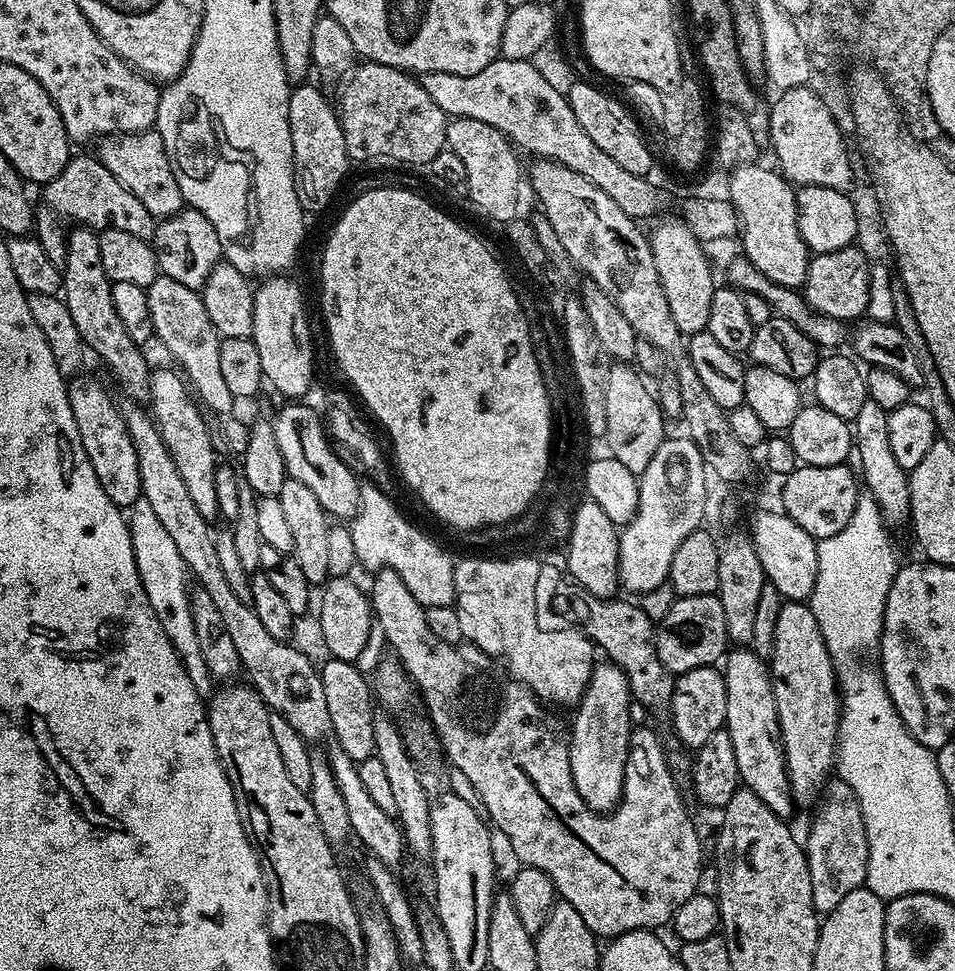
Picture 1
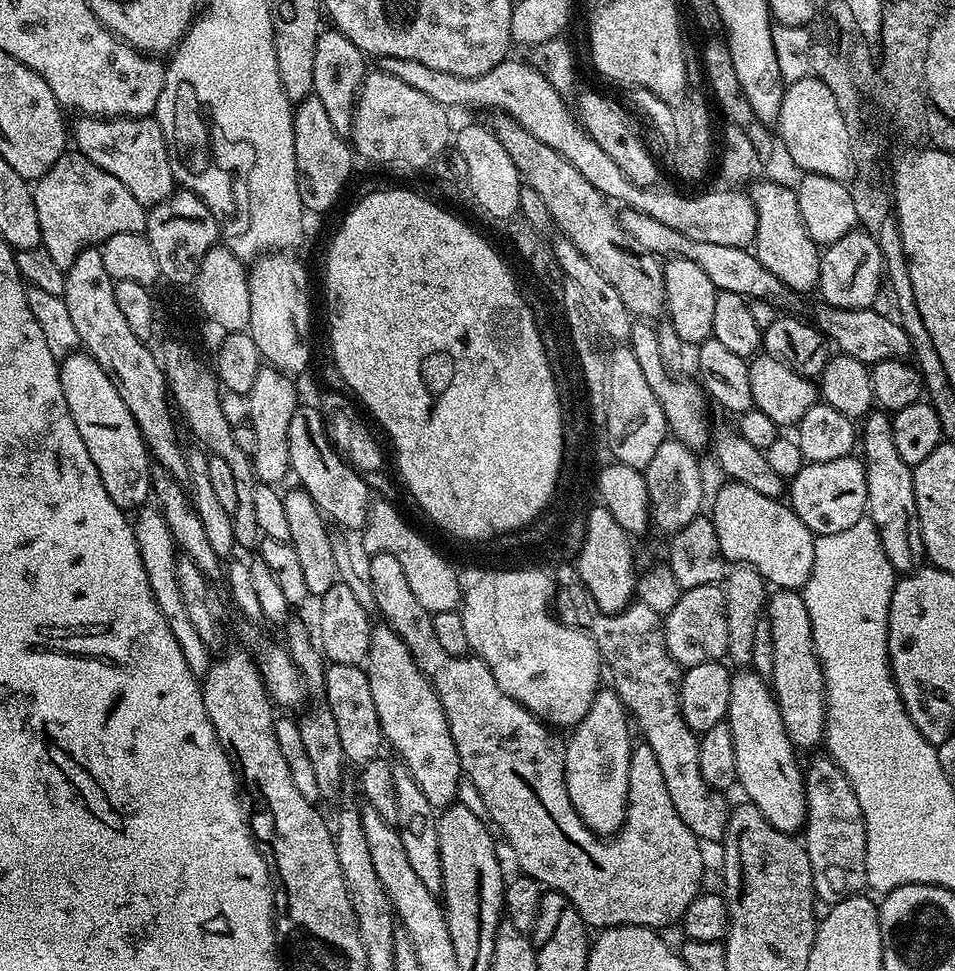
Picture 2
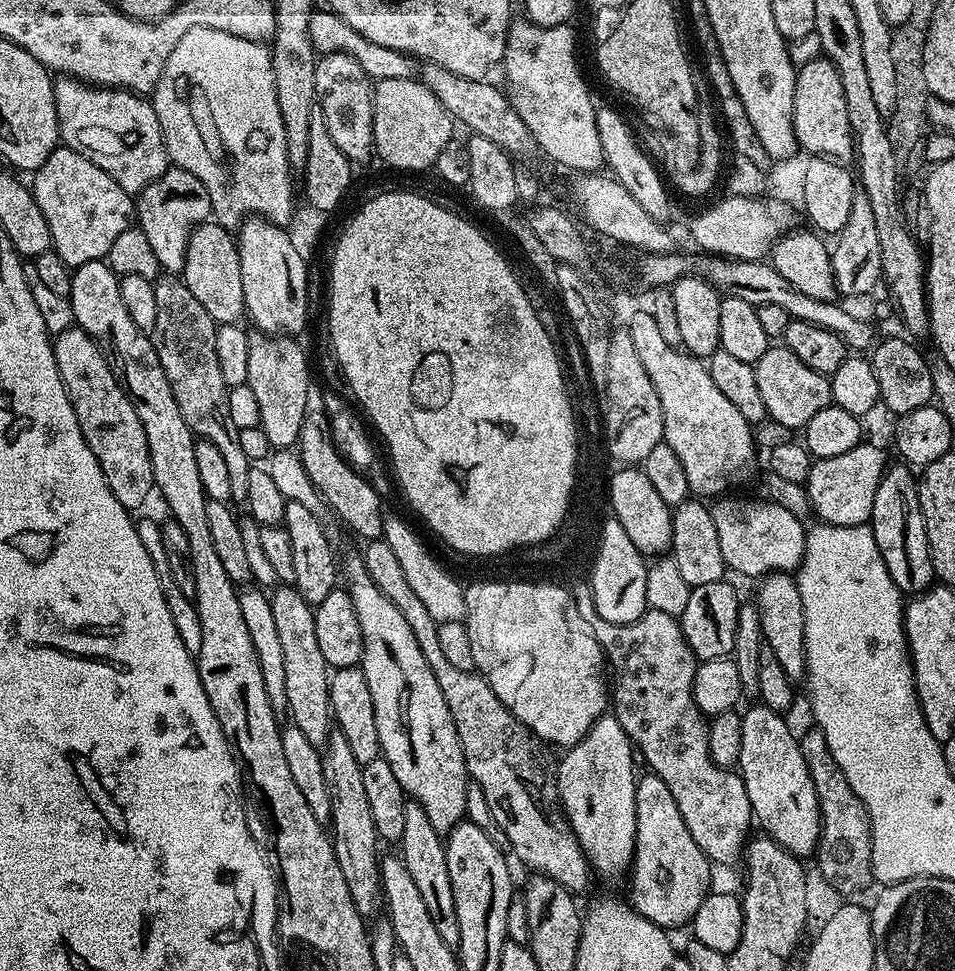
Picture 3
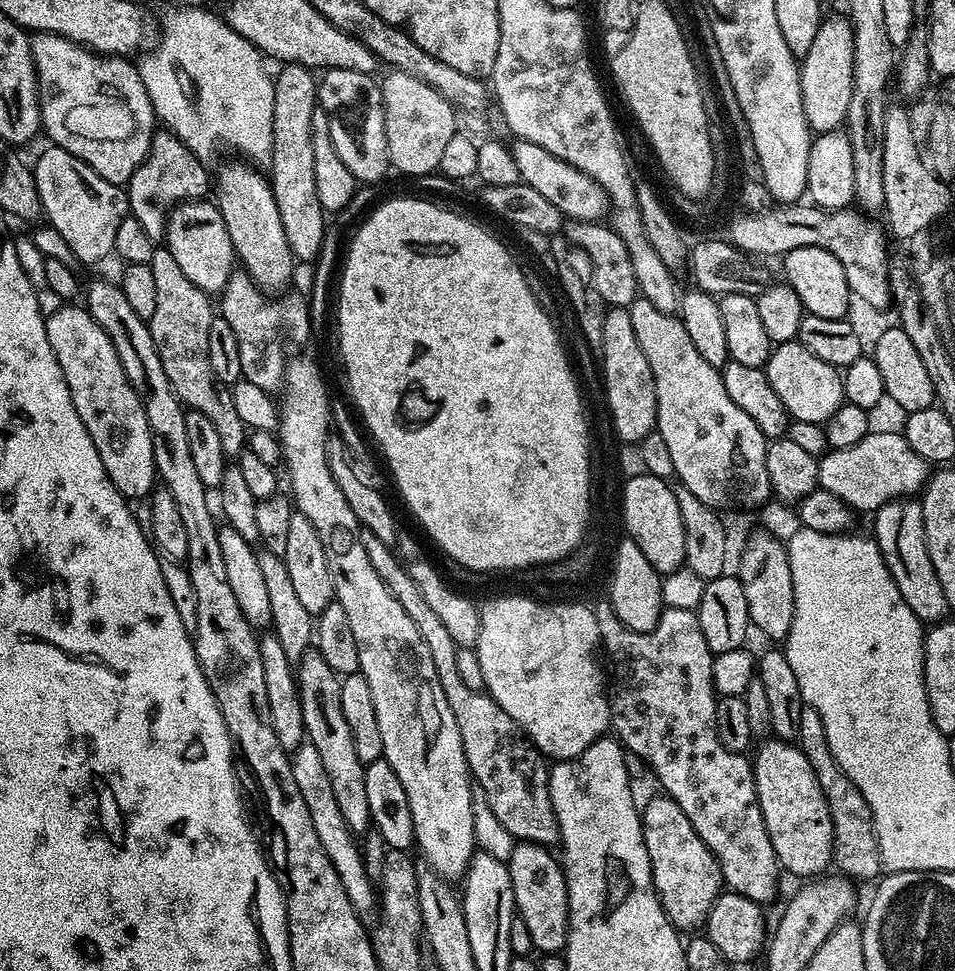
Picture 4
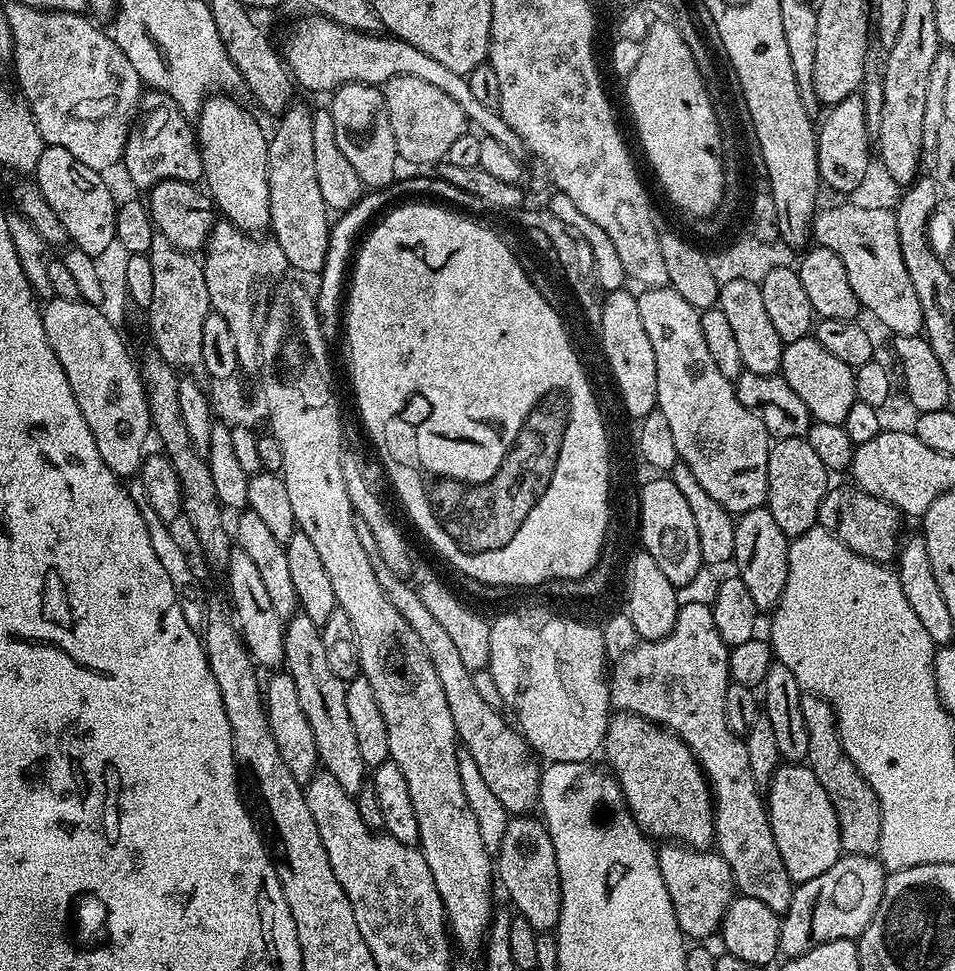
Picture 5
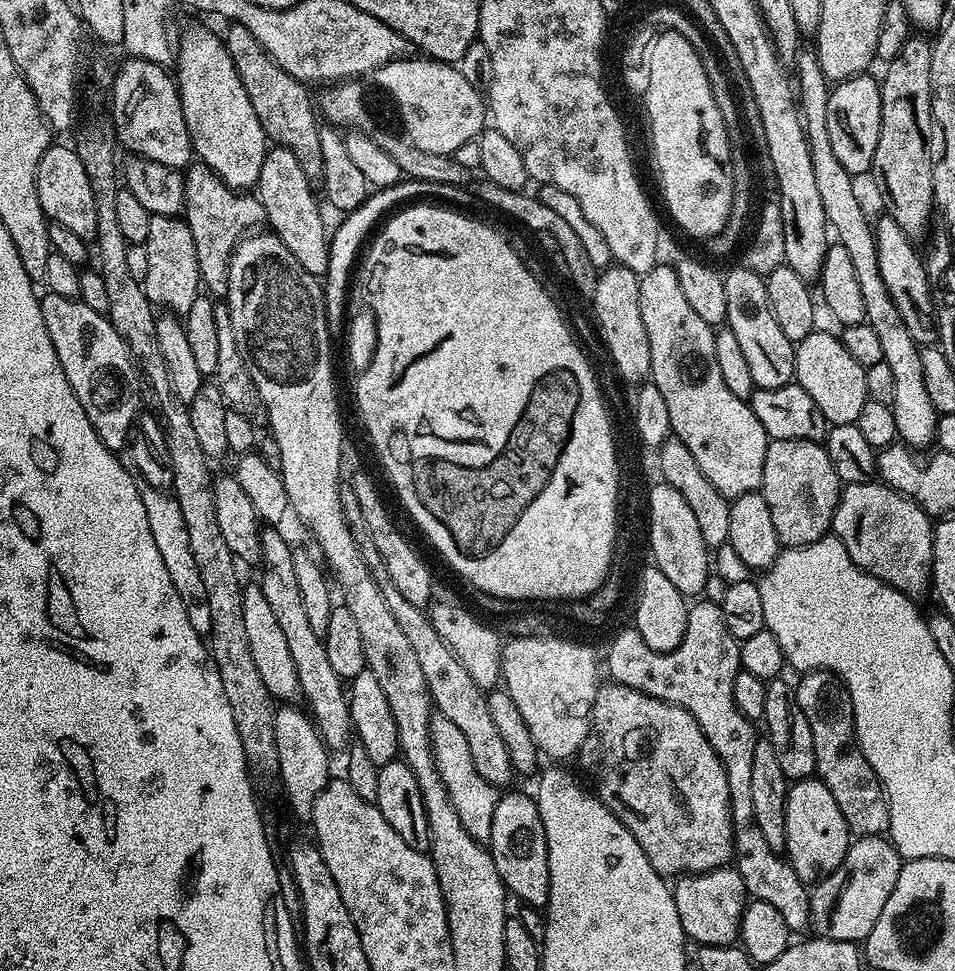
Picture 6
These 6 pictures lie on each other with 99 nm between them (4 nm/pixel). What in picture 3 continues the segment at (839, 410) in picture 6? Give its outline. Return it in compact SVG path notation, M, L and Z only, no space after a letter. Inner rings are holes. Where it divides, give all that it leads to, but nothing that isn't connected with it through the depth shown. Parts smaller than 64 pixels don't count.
M770 346L766 354L756 360L754 378L758 382L758 390L762 390L762 398L768 411L767 419L782 422L782 426L793 430L803 429L810 418L818 414L818 410L827 408L832 403L829 377L806 366L806 362L798 358L798 354L783 346Z

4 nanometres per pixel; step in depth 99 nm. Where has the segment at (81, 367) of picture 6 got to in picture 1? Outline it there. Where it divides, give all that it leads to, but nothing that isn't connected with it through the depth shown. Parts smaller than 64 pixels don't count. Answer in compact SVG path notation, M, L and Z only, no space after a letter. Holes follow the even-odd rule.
M73 379L68 384L68 397L70 410L74 410L74 422L78 422L78 434L82 438L86 458L90 458L90 466L94 466L94 474L98 474L98 482L102 482L102 490L106 490L110 502L127 510L141 499L138 454L134 452L134 442L130 442L126 422L122 422L117 401L112 401L111 394L96 380L80 379Z

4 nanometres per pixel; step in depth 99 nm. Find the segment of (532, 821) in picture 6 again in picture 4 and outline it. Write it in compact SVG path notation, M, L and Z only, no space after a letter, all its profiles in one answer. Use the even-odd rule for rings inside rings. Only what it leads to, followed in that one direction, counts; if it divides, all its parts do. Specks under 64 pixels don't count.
M521 840L514 846L507 866L510 870L510 886L514 886L514 902L517 913L530 930L533 949L537 953L563 953L568 941L568 887L559 859L551 856L543 844Z

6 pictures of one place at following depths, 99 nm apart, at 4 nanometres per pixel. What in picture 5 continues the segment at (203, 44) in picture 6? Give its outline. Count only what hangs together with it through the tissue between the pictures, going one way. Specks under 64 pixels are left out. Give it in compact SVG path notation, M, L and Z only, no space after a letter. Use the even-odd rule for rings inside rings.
M212 94L200 107L198 119L195 121L196 140L200 143L202 166L204 174L203 183L210 193L213 205L218 209L219 215L231 221L243 232L260 234L270 225L270 186L268 185L268 136L266 132L256 125L256 120L239 104L232 100L228 94Z

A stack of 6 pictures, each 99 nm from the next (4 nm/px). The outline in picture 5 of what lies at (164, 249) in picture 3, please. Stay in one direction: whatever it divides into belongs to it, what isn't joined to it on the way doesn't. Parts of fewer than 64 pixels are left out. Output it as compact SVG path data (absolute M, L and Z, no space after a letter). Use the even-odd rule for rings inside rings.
M148 90L141 95L138 119L128 129L122 168L128 171L129 182L141 190L153 188L163 180L196 182L203 177L202 154L193 121L165 92Z

